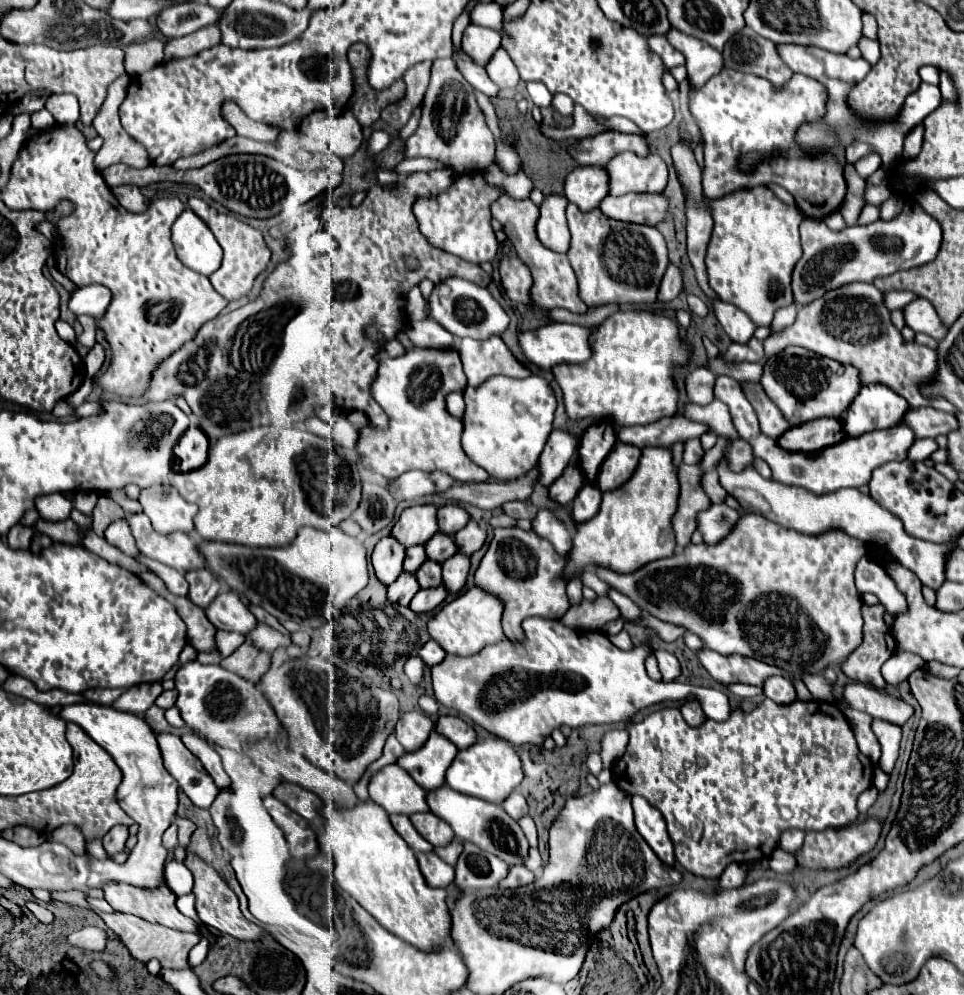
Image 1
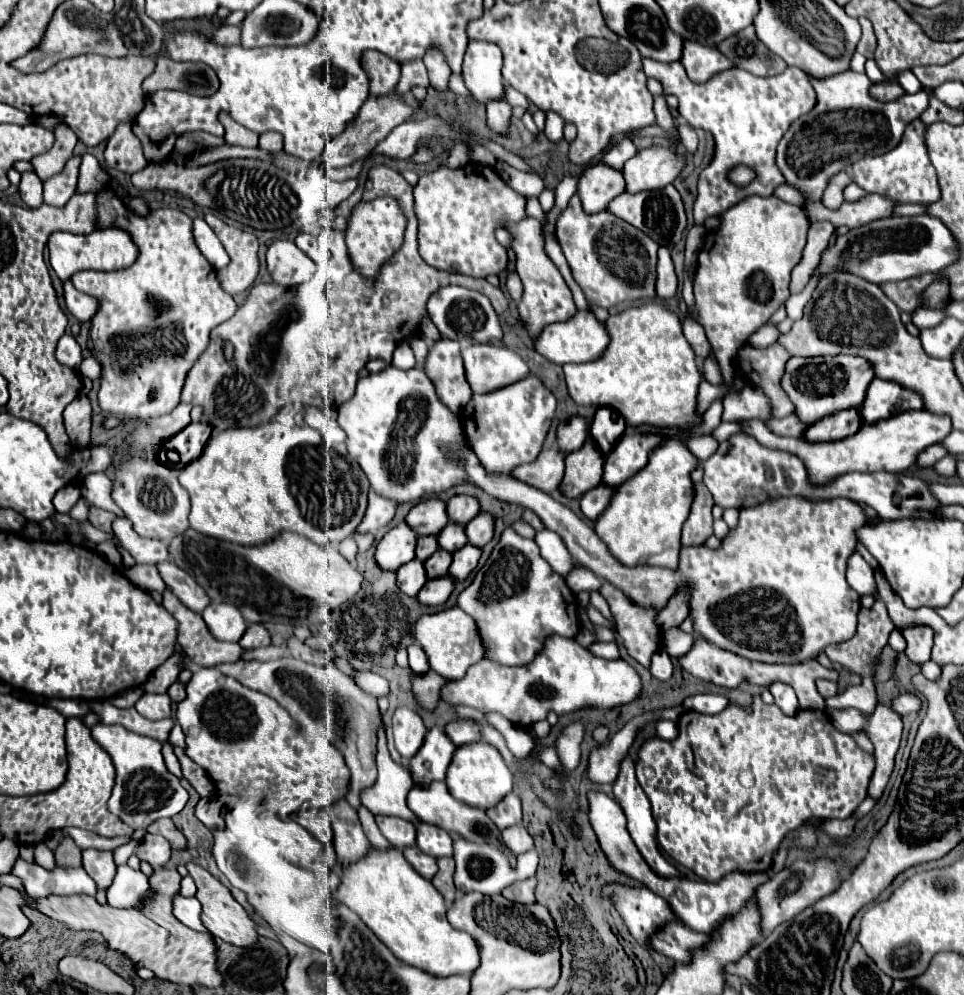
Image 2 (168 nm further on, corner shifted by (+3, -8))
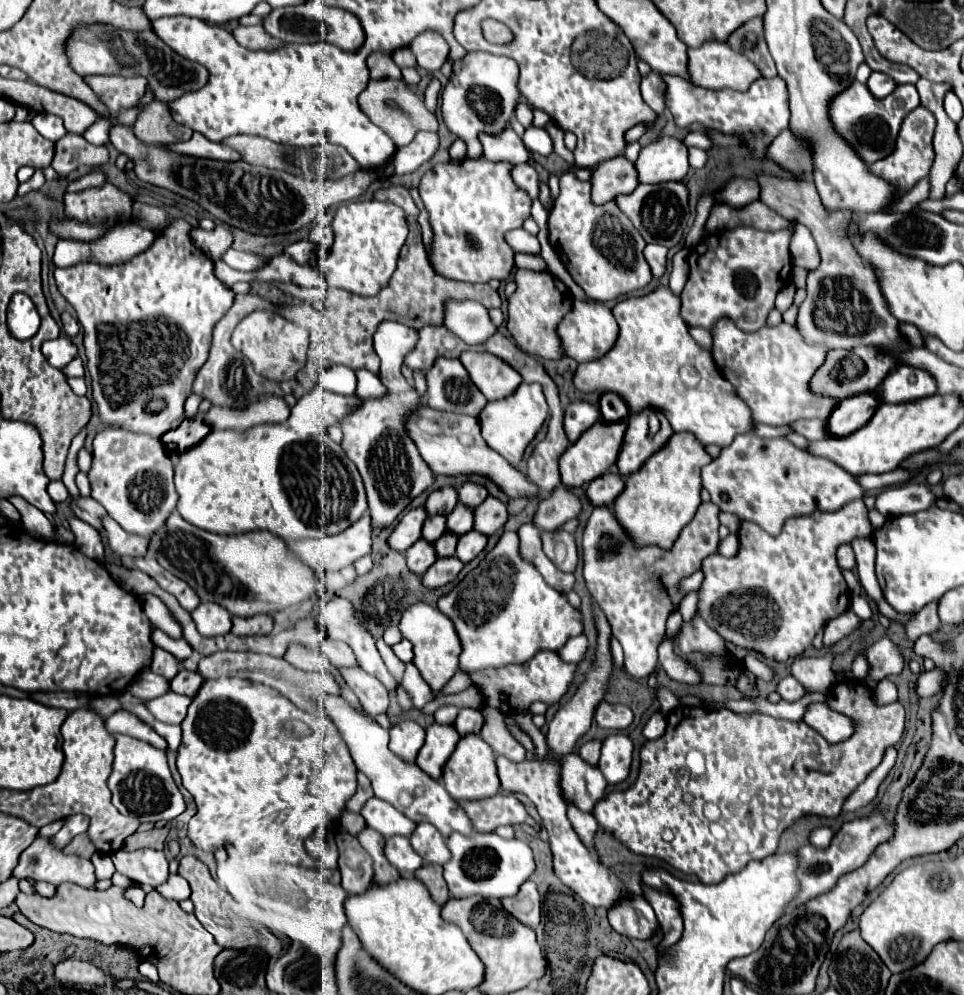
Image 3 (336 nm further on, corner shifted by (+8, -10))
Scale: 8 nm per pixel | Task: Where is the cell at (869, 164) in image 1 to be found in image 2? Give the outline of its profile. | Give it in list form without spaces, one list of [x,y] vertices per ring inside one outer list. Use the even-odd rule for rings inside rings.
[[[914,119],[896,149],[890,153],[884,153],[880,157],[866,157],[854,163],[854,183],[858,183],[868,193],[884,193],[900,203],[934,203],[940,197],[940,187],[936,179],[936,171],[930,163],[928,151],[926,151],[926,123],[920,119]]]

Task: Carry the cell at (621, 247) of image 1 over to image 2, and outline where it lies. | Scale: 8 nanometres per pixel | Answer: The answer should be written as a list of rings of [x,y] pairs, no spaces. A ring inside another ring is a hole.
[[[574,195],[556,221],[556,239],[590,305],[610,309],[626,301],[656,297],[658,243],[610,211],[588,215],[582,209],[580,197]]]

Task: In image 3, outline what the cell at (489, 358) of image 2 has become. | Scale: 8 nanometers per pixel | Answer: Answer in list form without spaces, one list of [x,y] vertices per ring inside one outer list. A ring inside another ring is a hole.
[[[463,351],[459,359],[461,359],[463,367],[467,369],[471,381],[487,397],[487,401],[505,399],[521,383],[521,375],[513,367],[509,367],[509,363],[499,359],[497,355]]]

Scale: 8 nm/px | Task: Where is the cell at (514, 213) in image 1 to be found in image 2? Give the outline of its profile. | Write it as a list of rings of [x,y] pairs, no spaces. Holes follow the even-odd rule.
[[[526,217],[518,221],[518,225],[506,225],[506,229],[514,233],[512,249],[516,251],[516,271],[524,285],[524,293],[518,303],[518,315],[524,321],[526,333],[532,339],[536,339],[546,325],[556,323],[560,319],[564,321],[570,319],[576,313],[576,305],[566,281],[562,279],[560,271],[556,269],[556,265],[550,261],[550,257],[544,251],[544,237],[542,237],[542,227],[538,225],[538,221],[534,221],[532,217]]]

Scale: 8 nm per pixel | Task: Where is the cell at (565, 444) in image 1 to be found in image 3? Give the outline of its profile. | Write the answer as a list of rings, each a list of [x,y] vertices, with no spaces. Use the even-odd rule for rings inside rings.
[[[585,401],[571,403],[565,409],[565,421],[563,421],[569,443],[575,443],[583,431],[587,431],[589,427],[593,427],[593,423],[599,421],[599,417],[601,415],[599,415],[599,409],[595,405],[585,403]]]

